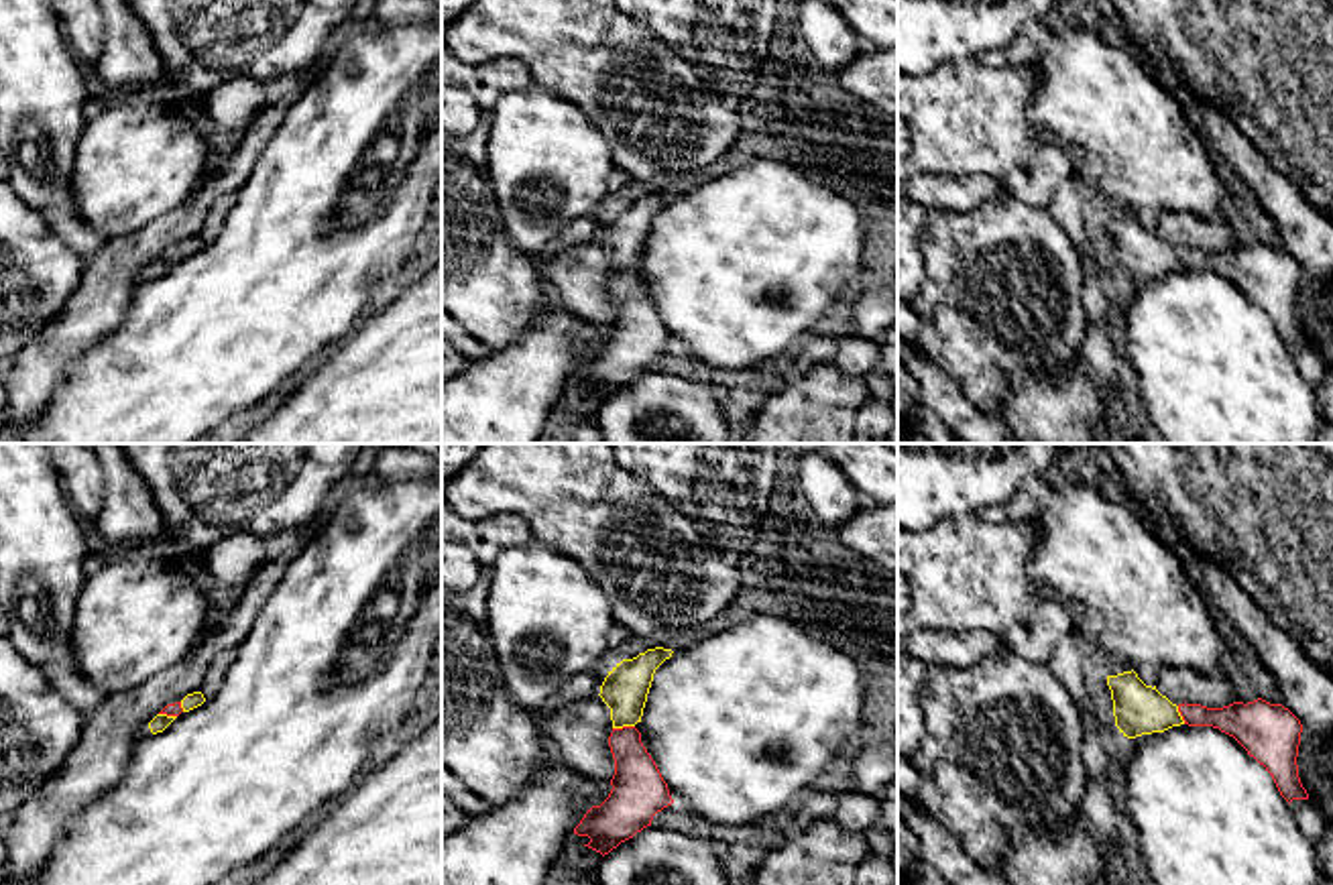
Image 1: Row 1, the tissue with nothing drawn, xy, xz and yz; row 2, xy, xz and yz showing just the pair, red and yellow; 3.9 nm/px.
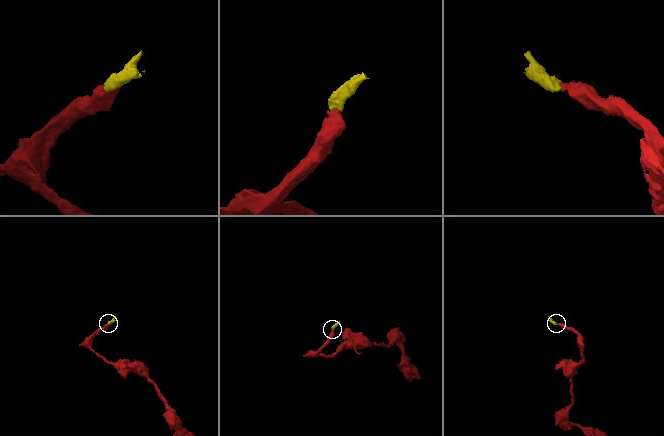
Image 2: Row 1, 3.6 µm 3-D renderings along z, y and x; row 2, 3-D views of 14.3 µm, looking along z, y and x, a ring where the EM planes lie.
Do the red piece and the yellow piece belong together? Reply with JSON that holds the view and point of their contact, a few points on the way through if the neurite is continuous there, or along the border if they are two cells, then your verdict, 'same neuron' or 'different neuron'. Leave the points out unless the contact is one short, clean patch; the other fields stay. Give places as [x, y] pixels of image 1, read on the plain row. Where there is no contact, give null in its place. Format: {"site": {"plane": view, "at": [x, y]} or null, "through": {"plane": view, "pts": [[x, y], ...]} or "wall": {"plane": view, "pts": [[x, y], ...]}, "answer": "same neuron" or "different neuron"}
{"site": {"plane": "xz", "at": [623, 271]}, "through": {"plane": "xz", "pts": [[638, 330], [623, 271], [625, 232]]}, "answer": "same neuron"}

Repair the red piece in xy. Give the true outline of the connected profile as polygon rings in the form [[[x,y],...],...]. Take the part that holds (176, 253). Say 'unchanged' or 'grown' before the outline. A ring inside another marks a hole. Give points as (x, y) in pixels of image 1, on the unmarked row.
grown; [[[201,236],[187,238],[181,246],[167,248],[151,267],[153,279],[163,277],[181,256],[189,256],[206,246]]]

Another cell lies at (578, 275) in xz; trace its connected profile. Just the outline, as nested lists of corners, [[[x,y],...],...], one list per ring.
[[[600,240],[545,254],[543,279],[547,287],[570,313],[586,323],[613,323],[611,277],[611,252]]]

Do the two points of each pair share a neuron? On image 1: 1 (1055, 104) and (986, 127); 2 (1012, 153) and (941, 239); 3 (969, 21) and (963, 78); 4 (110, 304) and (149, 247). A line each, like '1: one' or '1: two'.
1: two
2: two
3: two
4: one

